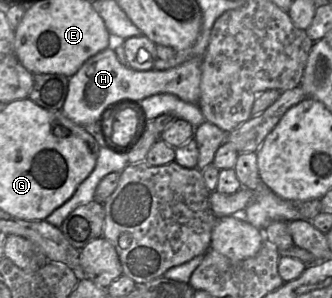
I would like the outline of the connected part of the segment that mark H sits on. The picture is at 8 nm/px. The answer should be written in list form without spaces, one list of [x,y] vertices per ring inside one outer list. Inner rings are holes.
[[[106,48],[86,60],[80,69],[69,78],[68,92],[61,111],[75,124],[85,126],[97,122],[106,106],[125,97],[140,101],[155,94],[169,93],[185,102],[198,105],[201,63],[201,57],[194,57],[168,70],[136,71],[121,64],[115,51]]]

